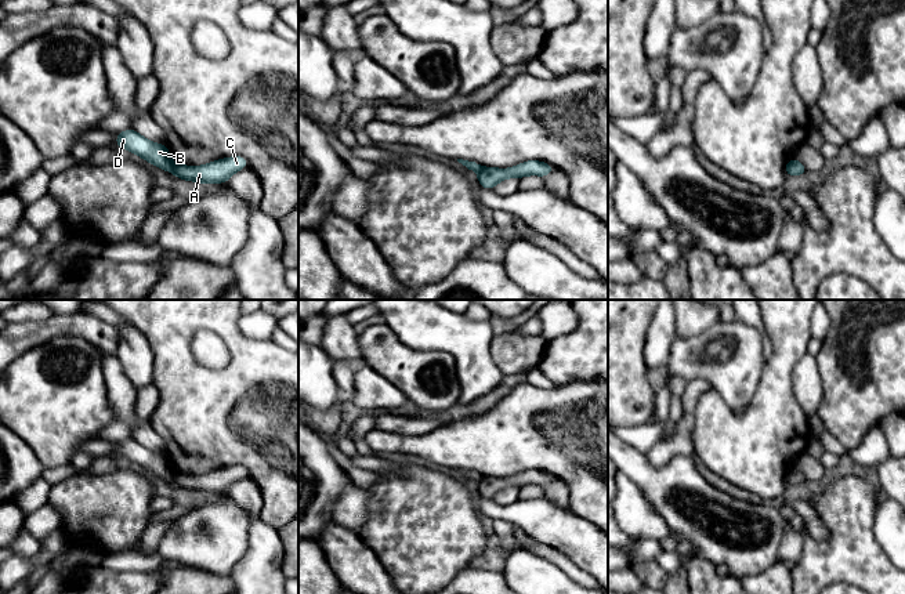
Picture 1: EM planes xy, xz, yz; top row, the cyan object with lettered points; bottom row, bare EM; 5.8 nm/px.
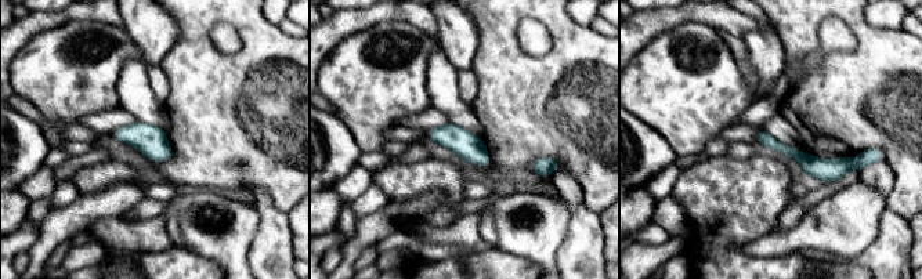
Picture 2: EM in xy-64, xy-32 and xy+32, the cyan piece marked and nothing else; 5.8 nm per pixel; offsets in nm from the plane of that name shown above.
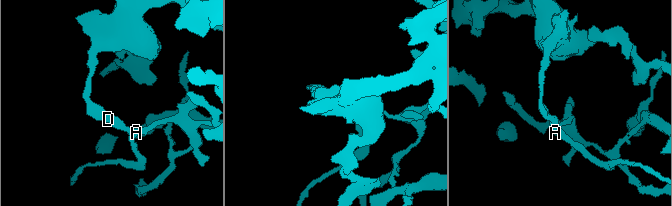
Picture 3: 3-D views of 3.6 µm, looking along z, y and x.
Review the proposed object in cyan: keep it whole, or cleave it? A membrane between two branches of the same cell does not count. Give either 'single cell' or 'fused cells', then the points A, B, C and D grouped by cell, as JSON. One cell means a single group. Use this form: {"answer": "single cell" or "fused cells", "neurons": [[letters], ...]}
{"answer": "fused cells", "neurons": [["A", "C"], ["B", "D"]]}

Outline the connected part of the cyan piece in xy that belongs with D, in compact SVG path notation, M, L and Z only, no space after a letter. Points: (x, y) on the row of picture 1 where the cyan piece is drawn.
M133 128L119 133L115 145L128 149L162 170L171 171L174 166L173 157L164 144L151 142Z

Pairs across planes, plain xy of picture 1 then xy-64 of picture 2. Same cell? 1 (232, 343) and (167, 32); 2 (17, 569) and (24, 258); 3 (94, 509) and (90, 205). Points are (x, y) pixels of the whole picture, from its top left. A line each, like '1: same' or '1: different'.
1: different
2: same
3: different

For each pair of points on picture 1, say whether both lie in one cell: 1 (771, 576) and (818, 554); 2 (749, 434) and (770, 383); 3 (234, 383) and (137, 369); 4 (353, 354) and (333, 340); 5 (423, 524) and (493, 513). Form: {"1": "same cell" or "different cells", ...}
{"1": "different cells", "2": "same cell", "3": "different cells", "4": "same cell", "5": "different cells"}

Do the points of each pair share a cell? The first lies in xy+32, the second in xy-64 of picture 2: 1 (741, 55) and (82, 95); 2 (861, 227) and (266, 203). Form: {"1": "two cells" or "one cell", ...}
{"1": "two cells", "2": "two cells"}

